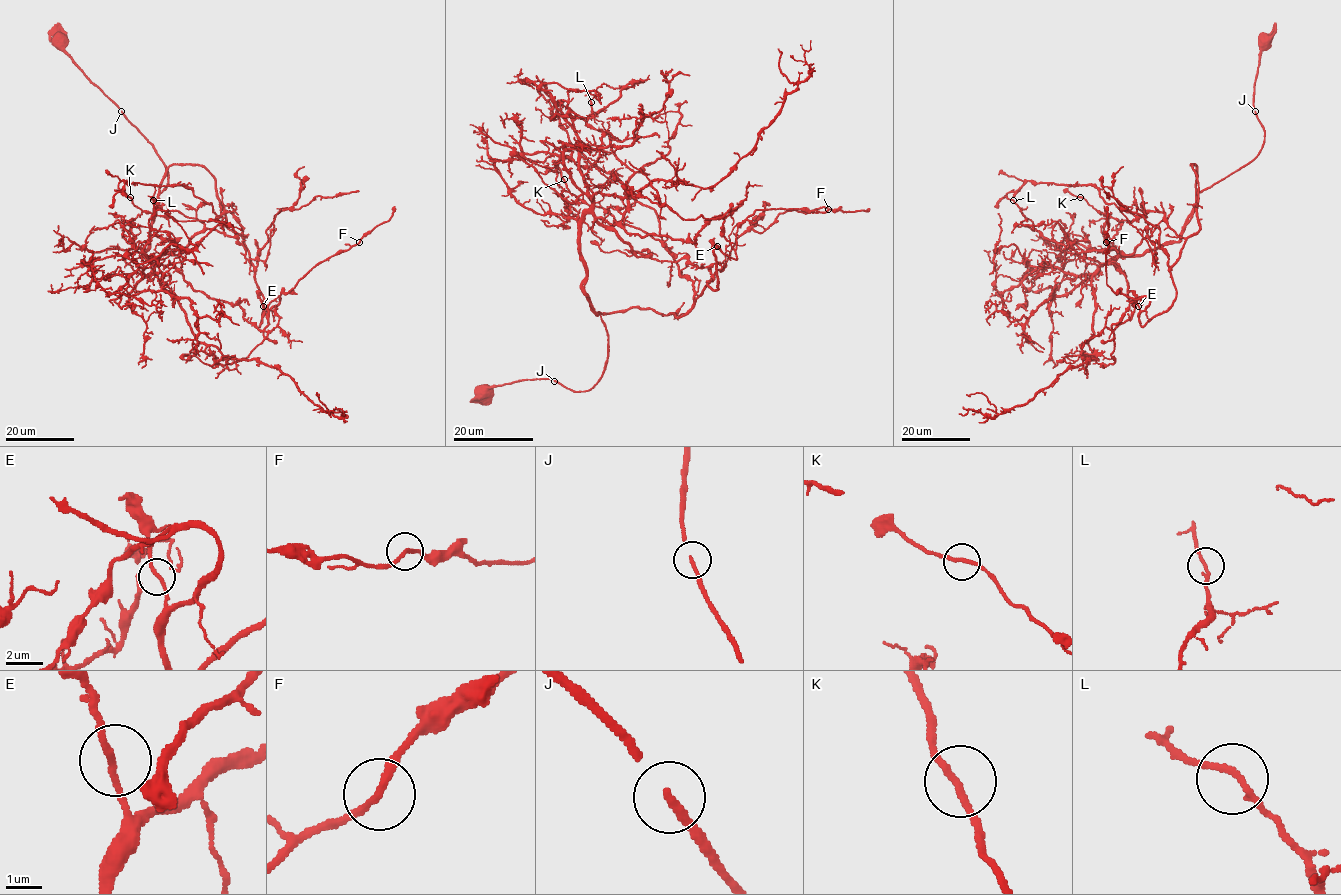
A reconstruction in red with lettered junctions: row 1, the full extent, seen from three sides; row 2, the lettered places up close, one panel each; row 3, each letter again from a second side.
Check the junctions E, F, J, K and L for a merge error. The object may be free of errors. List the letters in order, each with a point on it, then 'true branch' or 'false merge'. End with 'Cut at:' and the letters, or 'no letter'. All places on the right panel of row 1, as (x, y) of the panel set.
E: at (1138, 306); true branch
F: at (1106, 242); true branch
J: at (1255, 111); true branch
K: at (1080, 197); true branch
L: at (1013, 200); true branch
Cut at: no letter

